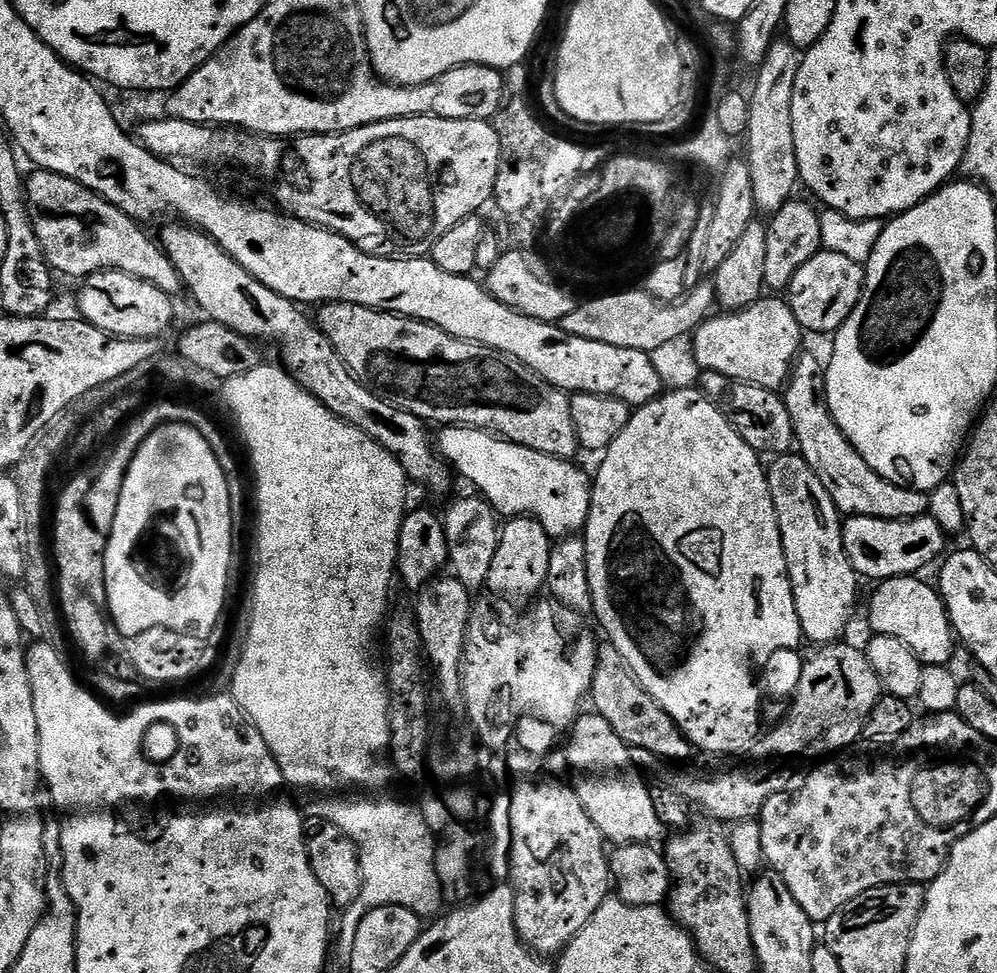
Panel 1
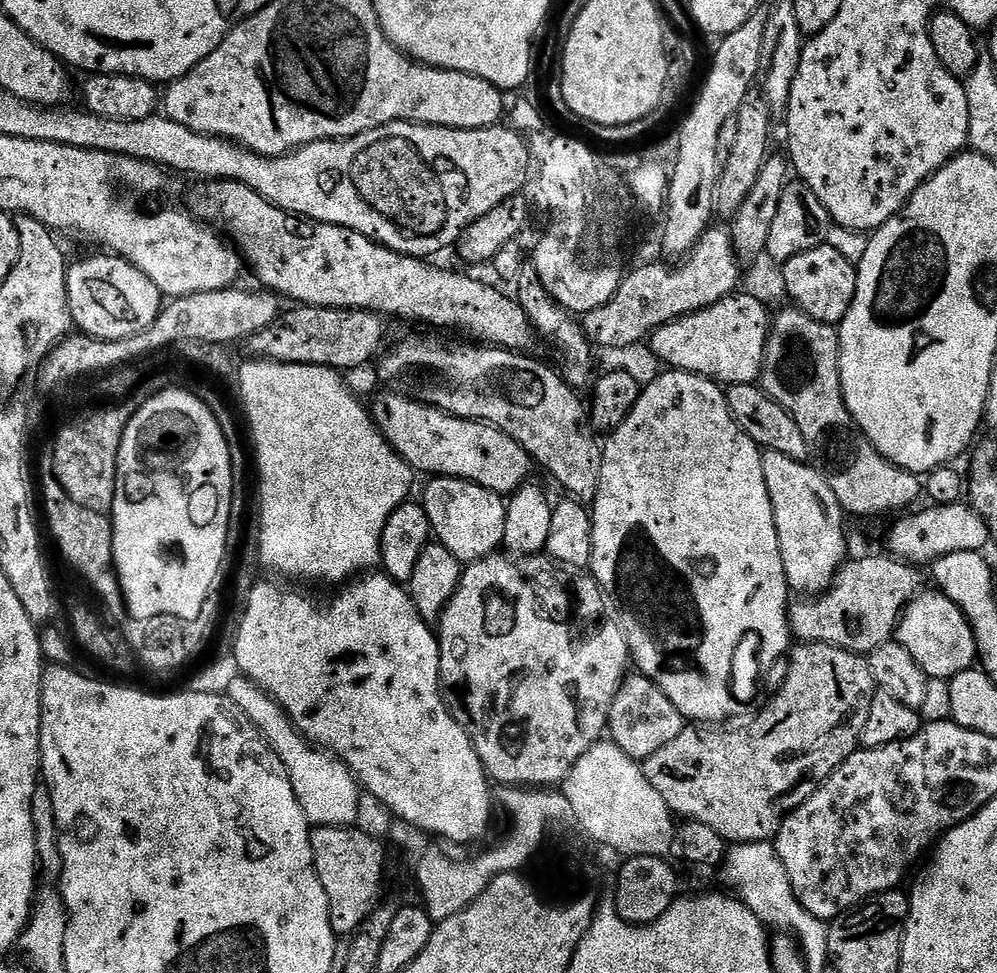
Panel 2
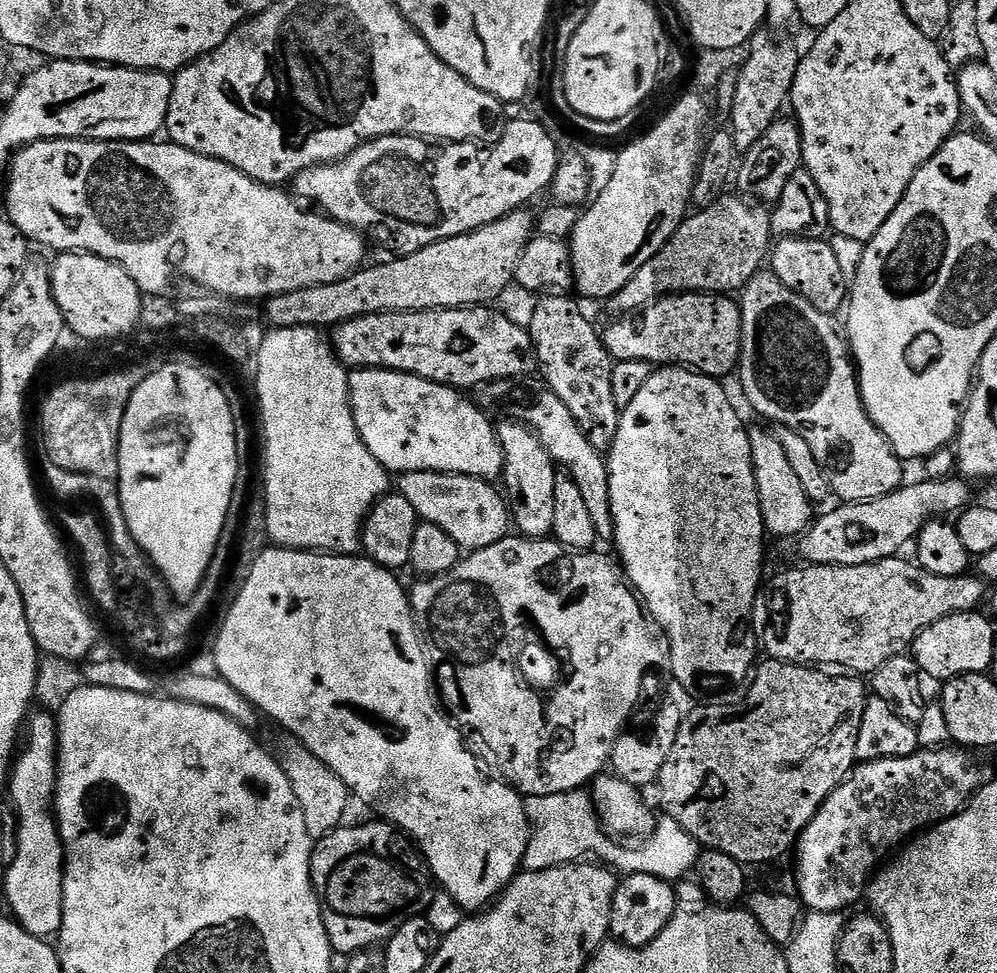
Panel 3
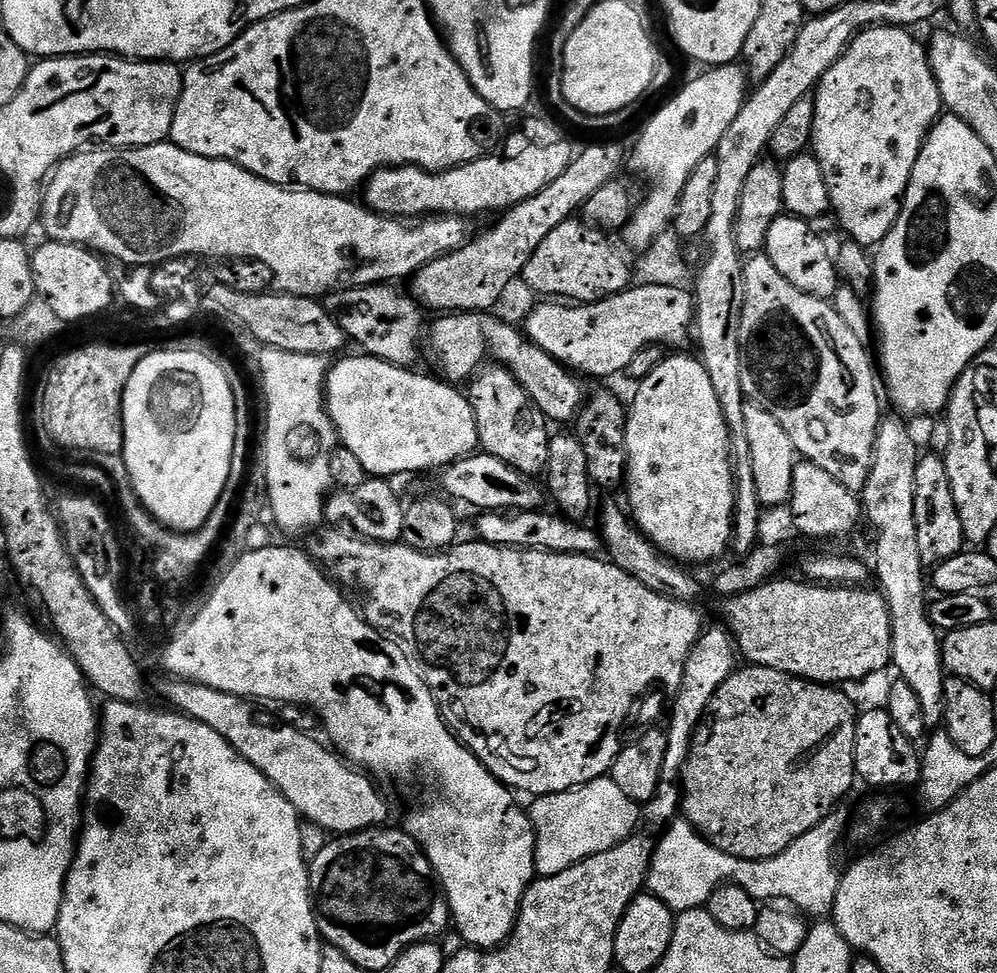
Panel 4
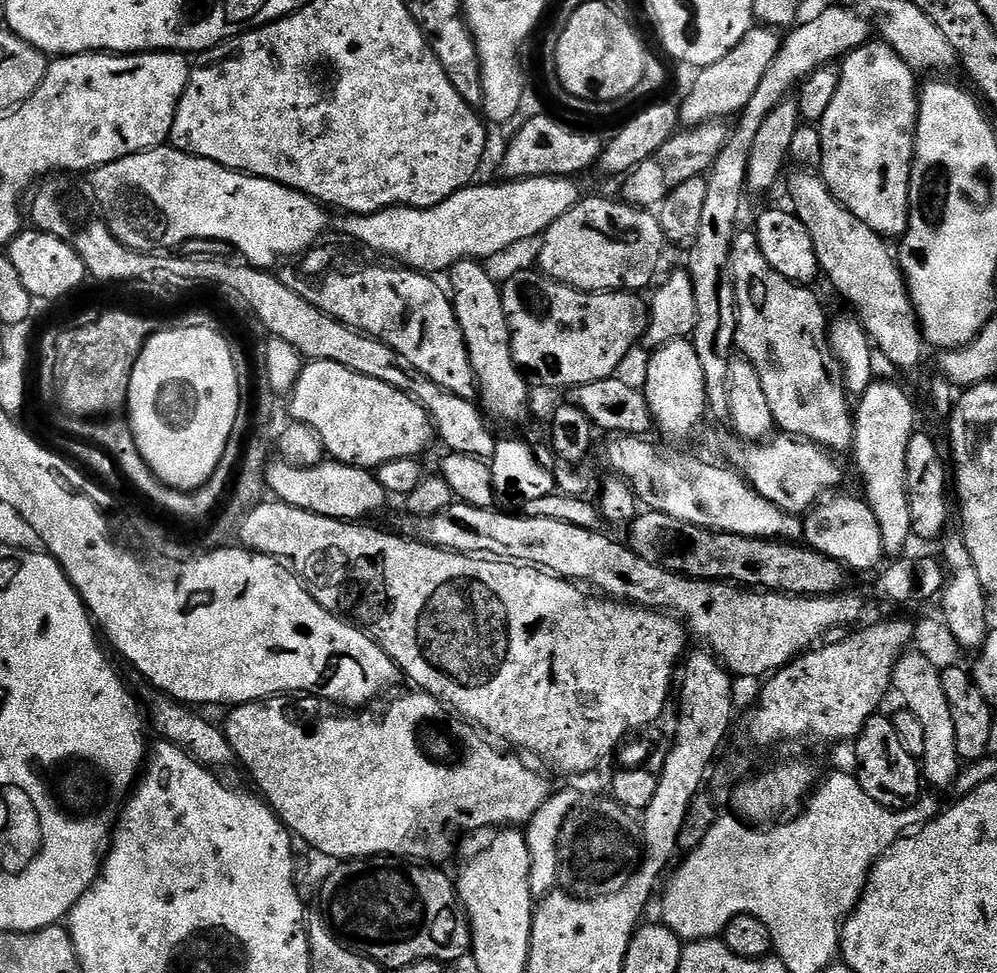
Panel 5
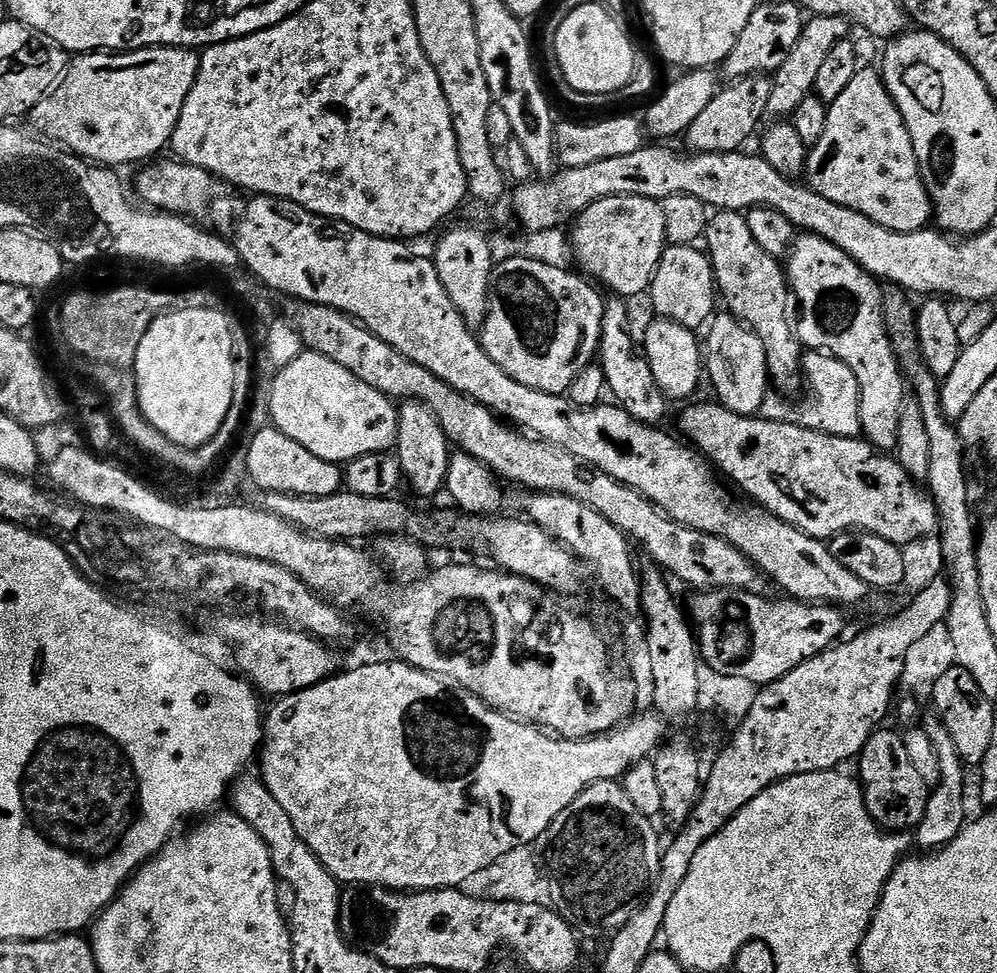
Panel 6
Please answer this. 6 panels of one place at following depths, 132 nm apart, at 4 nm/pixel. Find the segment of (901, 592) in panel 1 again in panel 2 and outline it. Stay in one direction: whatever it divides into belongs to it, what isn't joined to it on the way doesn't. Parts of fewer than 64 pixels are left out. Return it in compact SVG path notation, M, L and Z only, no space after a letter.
M939 590L921 591L905 606L896 626L895 643L906 646L914 662L933 680L953 680L977 663L974 630L962 610Z

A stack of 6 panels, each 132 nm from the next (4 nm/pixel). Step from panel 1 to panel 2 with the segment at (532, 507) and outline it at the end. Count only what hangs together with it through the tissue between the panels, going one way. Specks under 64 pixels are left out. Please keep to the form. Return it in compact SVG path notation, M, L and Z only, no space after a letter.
M384 394L374 408L374 419L388 445L417 473L430 472L433 477L453 476L480 484L486 490L511 494L529 479L534 461L514 438L479 420L463 420L419 404L408 396Z

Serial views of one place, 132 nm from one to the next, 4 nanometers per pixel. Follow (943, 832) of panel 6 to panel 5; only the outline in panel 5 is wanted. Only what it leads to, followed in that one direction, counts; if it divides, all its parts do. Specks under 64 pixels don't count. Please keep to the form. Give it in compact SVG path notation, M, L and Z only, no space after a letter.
M919 650L905 651L896 663L892 675L894 692L904 699L903 707L922 725L924 736L922 749L922 780L932 788L949 788L955 785L962 771L958 754L958 742L954 739L954 717L950 714L950 702L946 702L946 690L942 690L941 669Z

